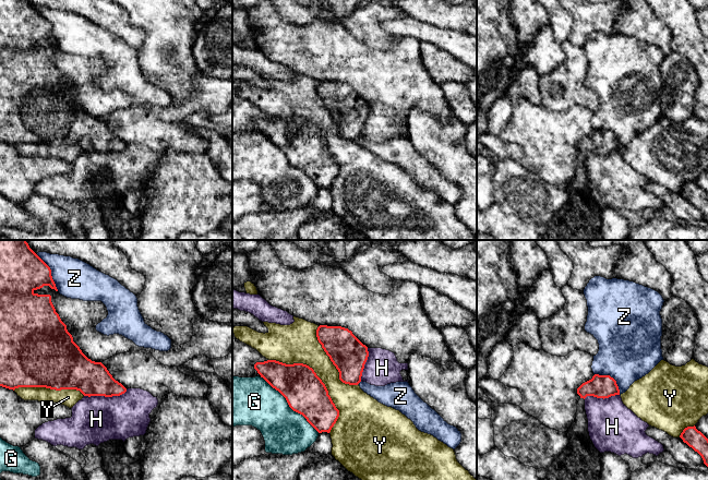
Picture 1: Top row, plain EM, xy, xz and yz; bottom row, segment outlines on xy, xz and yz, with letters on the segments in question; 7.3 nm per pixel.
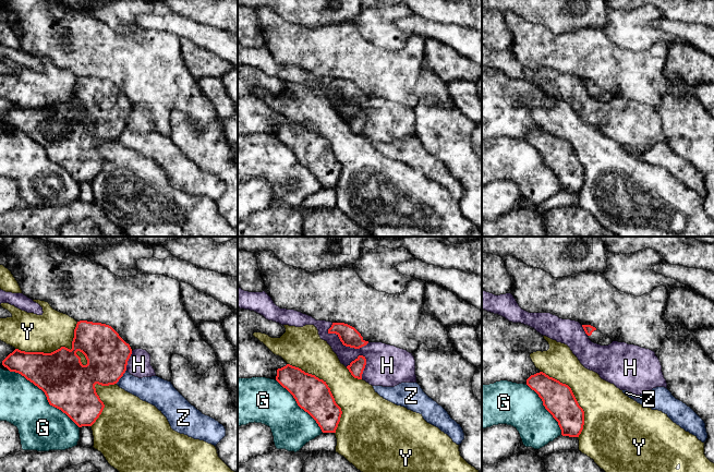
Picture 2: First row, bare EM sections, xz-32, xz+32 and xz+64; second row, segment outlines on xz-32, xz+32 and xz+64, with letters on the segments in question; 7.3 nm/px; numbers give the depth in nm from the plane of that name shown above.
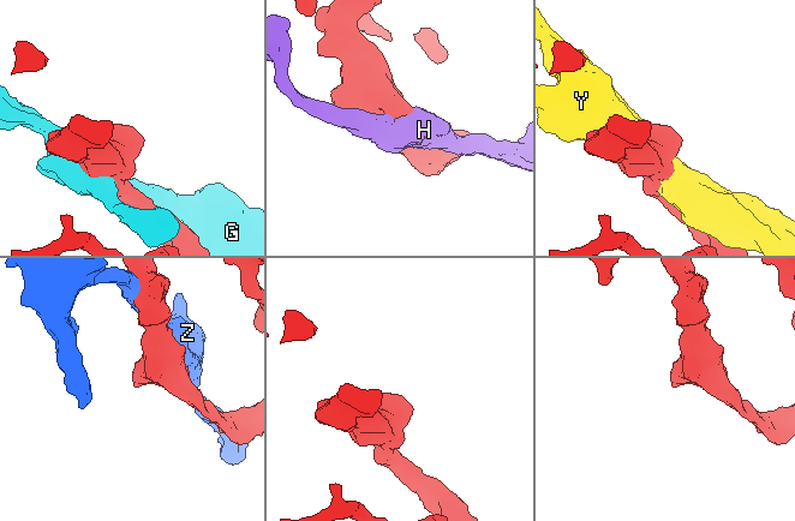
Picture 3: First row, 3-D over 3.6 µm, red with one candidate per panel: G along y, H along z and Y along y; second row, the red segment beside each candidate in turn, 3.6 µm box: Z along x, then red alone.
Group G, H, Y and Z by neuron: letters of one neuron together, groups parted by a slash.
G / H / Y / Z

